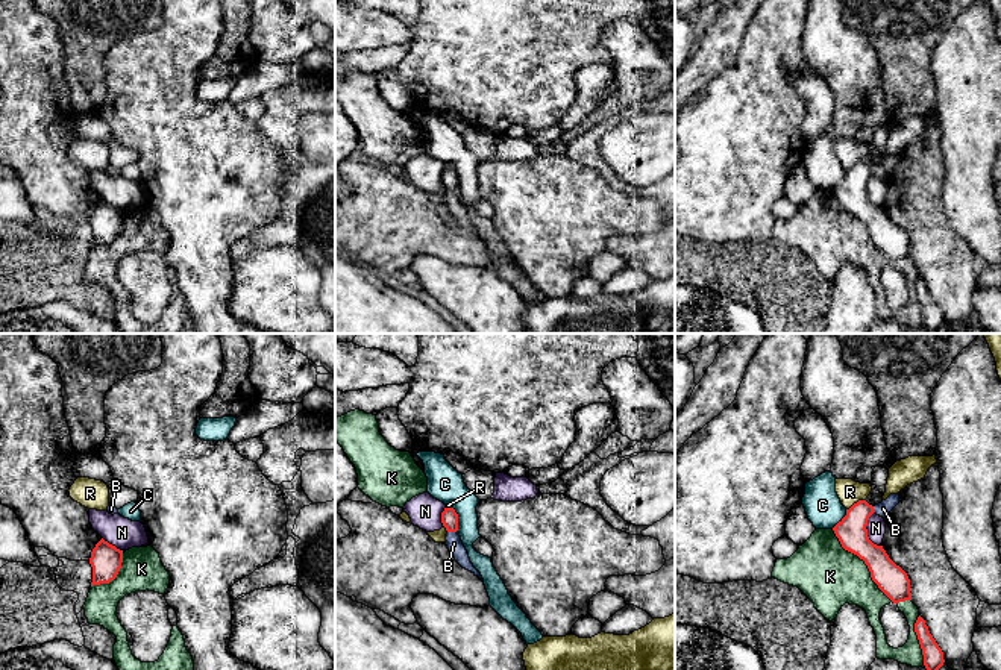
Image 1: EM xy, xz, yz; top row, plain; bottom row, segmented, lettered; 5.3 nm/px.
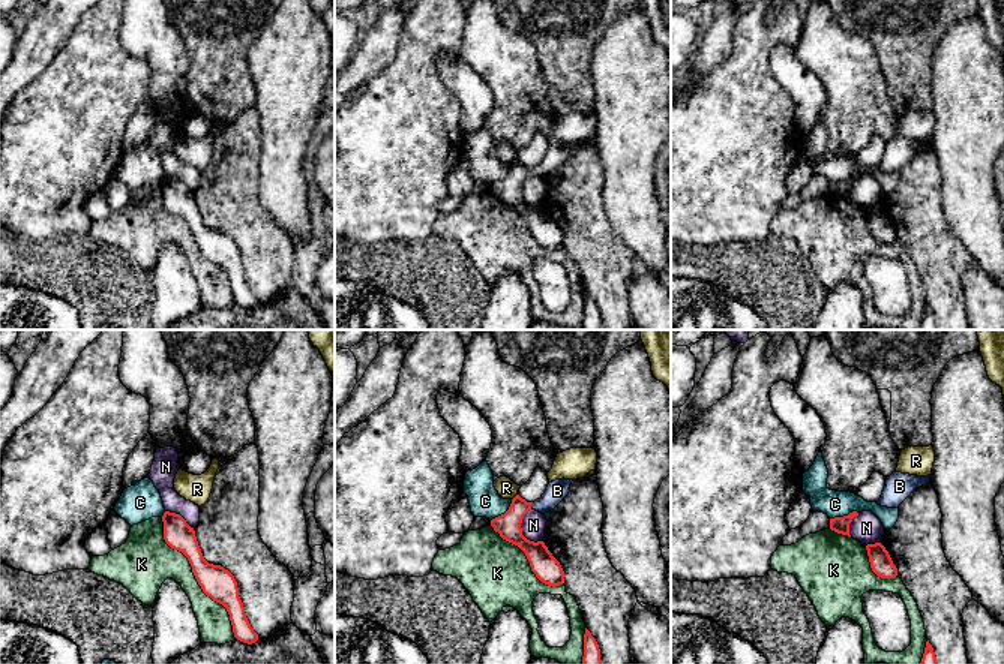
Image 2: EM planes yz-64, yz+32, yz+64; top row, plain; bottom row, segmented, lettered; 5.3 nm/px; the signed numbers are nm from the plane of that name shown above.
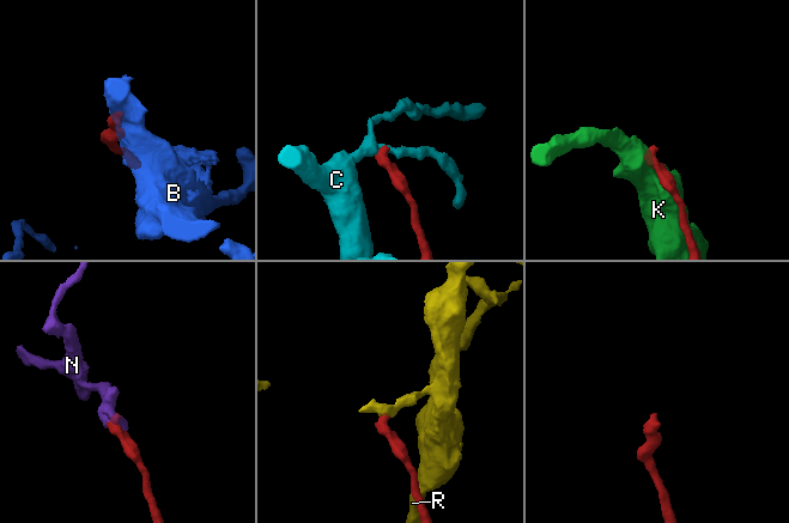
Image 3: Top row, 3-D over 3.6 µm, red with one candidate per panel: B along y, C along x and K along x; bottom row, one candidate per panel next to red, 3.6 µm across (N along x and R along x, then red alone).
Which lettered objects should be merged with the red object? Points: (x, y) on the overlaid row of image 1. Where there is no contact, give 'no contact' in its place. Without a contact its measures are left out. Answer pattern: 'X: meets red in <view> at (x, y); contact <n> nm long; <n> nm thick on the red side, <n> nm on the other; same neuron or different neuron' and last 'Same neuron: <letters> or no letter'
B: meets red in xz at (452, 531); contact 50 nm long; 90 nm thick on the red side, 90 nm on the other; same neuron
C: meets red in xz at (457, 519); contact 120 nm long; 90 nm thick on the red side, 190 nm on the other; different neuron
K: meets red in yz at (865, 563); contact 500 nm long; 160 nm thick on the red side, 320 nm on the other; different neuron
N: meets red in yz at (866, 531); contact 190 nm long; 160 nm thick on the red side, 100 nm on the other; different neuron
R: meets red in yz at (856, 504); contact 120 nm long; 160 nm thick on the red side, 130 nm on the other; different neuron
Same neuron: B

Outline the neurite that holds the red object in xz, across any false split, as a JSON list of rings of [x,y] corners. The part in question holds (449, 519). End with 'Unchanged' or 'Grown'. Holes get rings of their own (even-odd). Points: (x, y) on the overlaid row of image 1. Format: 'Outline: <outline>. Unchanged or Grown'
Outline: [[[446,505],[444,511],[441,512],[441,523],[446,528],[446,546],[450,552],[450,555],[455,558],[455,561],[466,570],[472,571],[475,576],[478,576],[481,581],[481,573],[473,567],[470,562],[469,553],[461,541],[461,537],[457,534],[458,531],[458,514],[453,508],[449,508]]]. Grown

